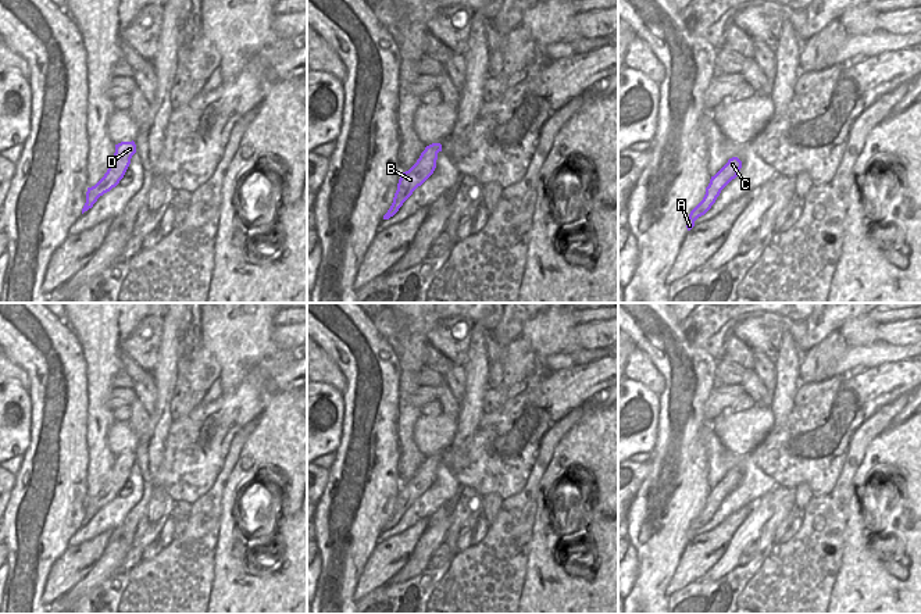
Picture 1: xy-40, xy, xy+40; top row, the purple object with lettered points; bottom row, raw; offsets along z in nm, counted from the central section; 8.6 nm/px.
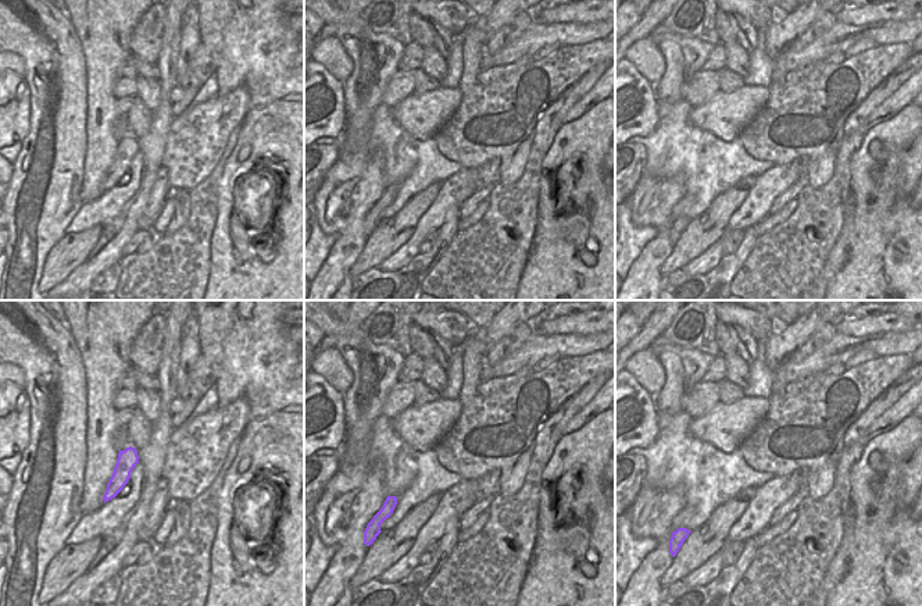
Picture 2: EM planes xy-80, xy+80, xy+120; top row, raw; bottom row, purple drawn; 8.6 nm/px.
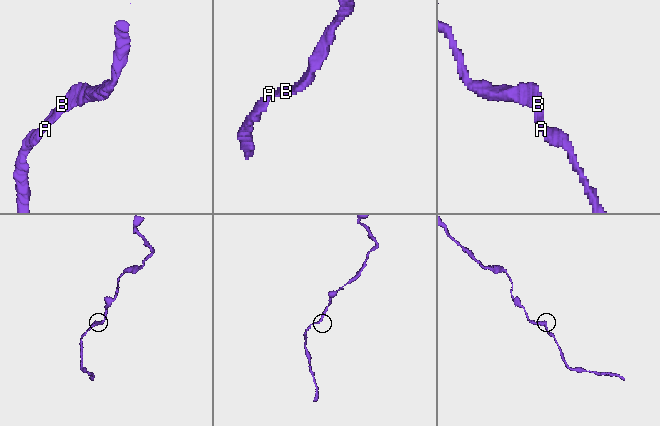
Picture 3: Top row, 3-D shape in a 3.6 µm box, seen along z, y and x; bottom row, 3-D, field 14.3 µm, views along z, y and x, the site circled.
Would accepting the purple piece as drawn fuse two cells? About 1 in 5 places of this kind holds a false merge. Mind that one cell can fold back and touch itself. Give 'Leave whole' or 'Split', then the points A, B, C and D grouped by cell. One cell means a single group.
Leave whole. Groups: A B C D.

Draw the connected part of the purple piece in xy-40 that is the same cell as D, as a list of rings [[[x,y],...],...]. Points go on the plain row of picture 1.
[[[121,453],[115,456],[115,464],[104,488],[92,499],[88,499],[86,514],[82,525],[93,518],[100,507],[115,499],[124,489],[132,467],[136,464],[135,453]]]

